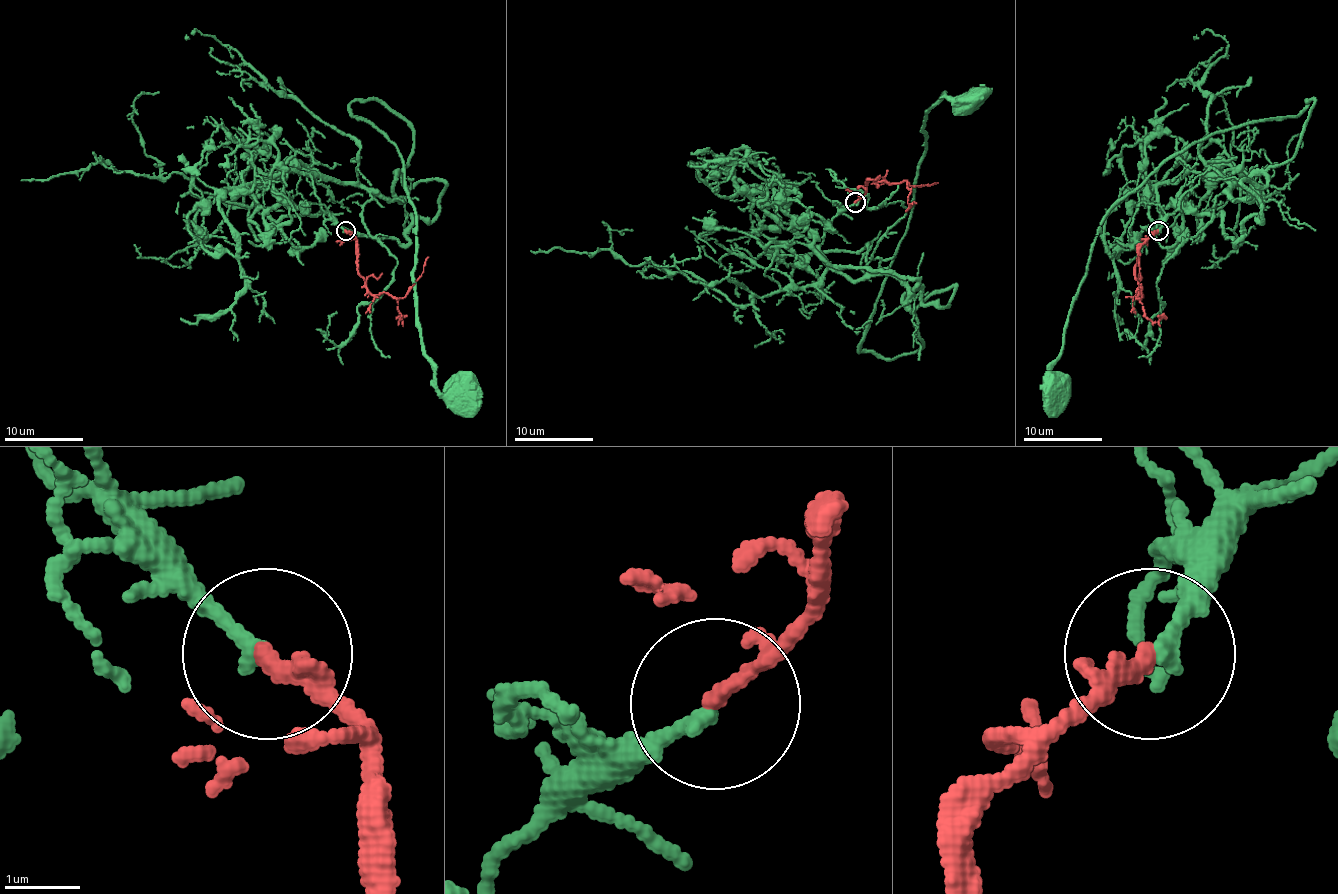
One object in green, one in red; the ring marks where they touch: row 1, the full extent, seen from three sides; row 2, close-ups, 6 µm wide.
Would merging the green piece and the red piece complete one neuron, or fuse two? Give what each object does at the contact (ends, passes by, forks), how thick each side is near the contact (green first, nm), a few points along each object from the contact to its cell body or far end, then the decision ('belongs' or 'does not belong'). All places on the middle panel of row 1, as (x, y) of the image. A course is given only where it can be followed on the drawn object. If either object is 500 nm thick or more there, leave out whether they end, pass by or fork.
green ends; red passes by; calibres 200 and 160 nm; course green (856, 204), (820, 253), (907, 288), (911, 353), (859, 344), (924, 115), (972, 99); course red (856, 202), (865, 192), (867, 180), (905, 180), (913, 186), (938, 182); belongs

